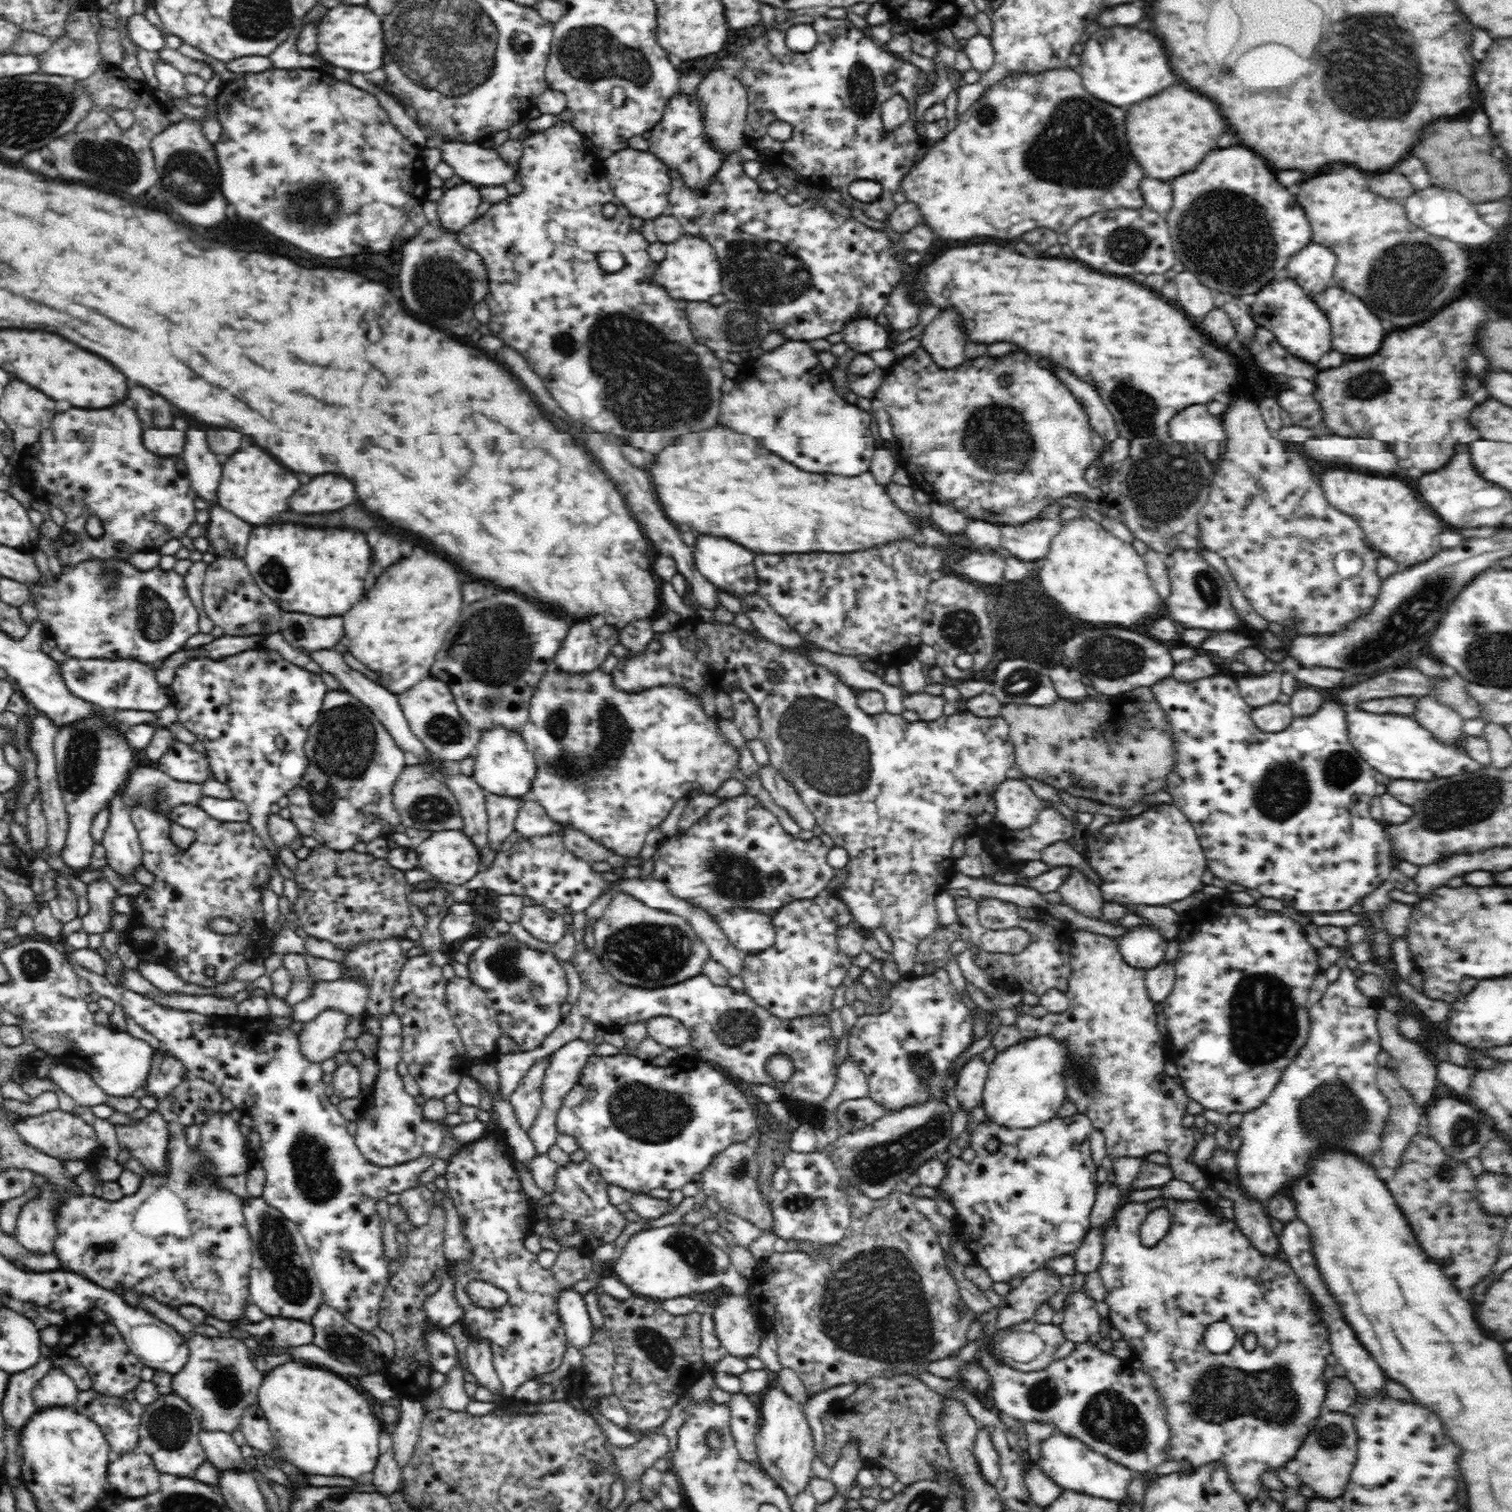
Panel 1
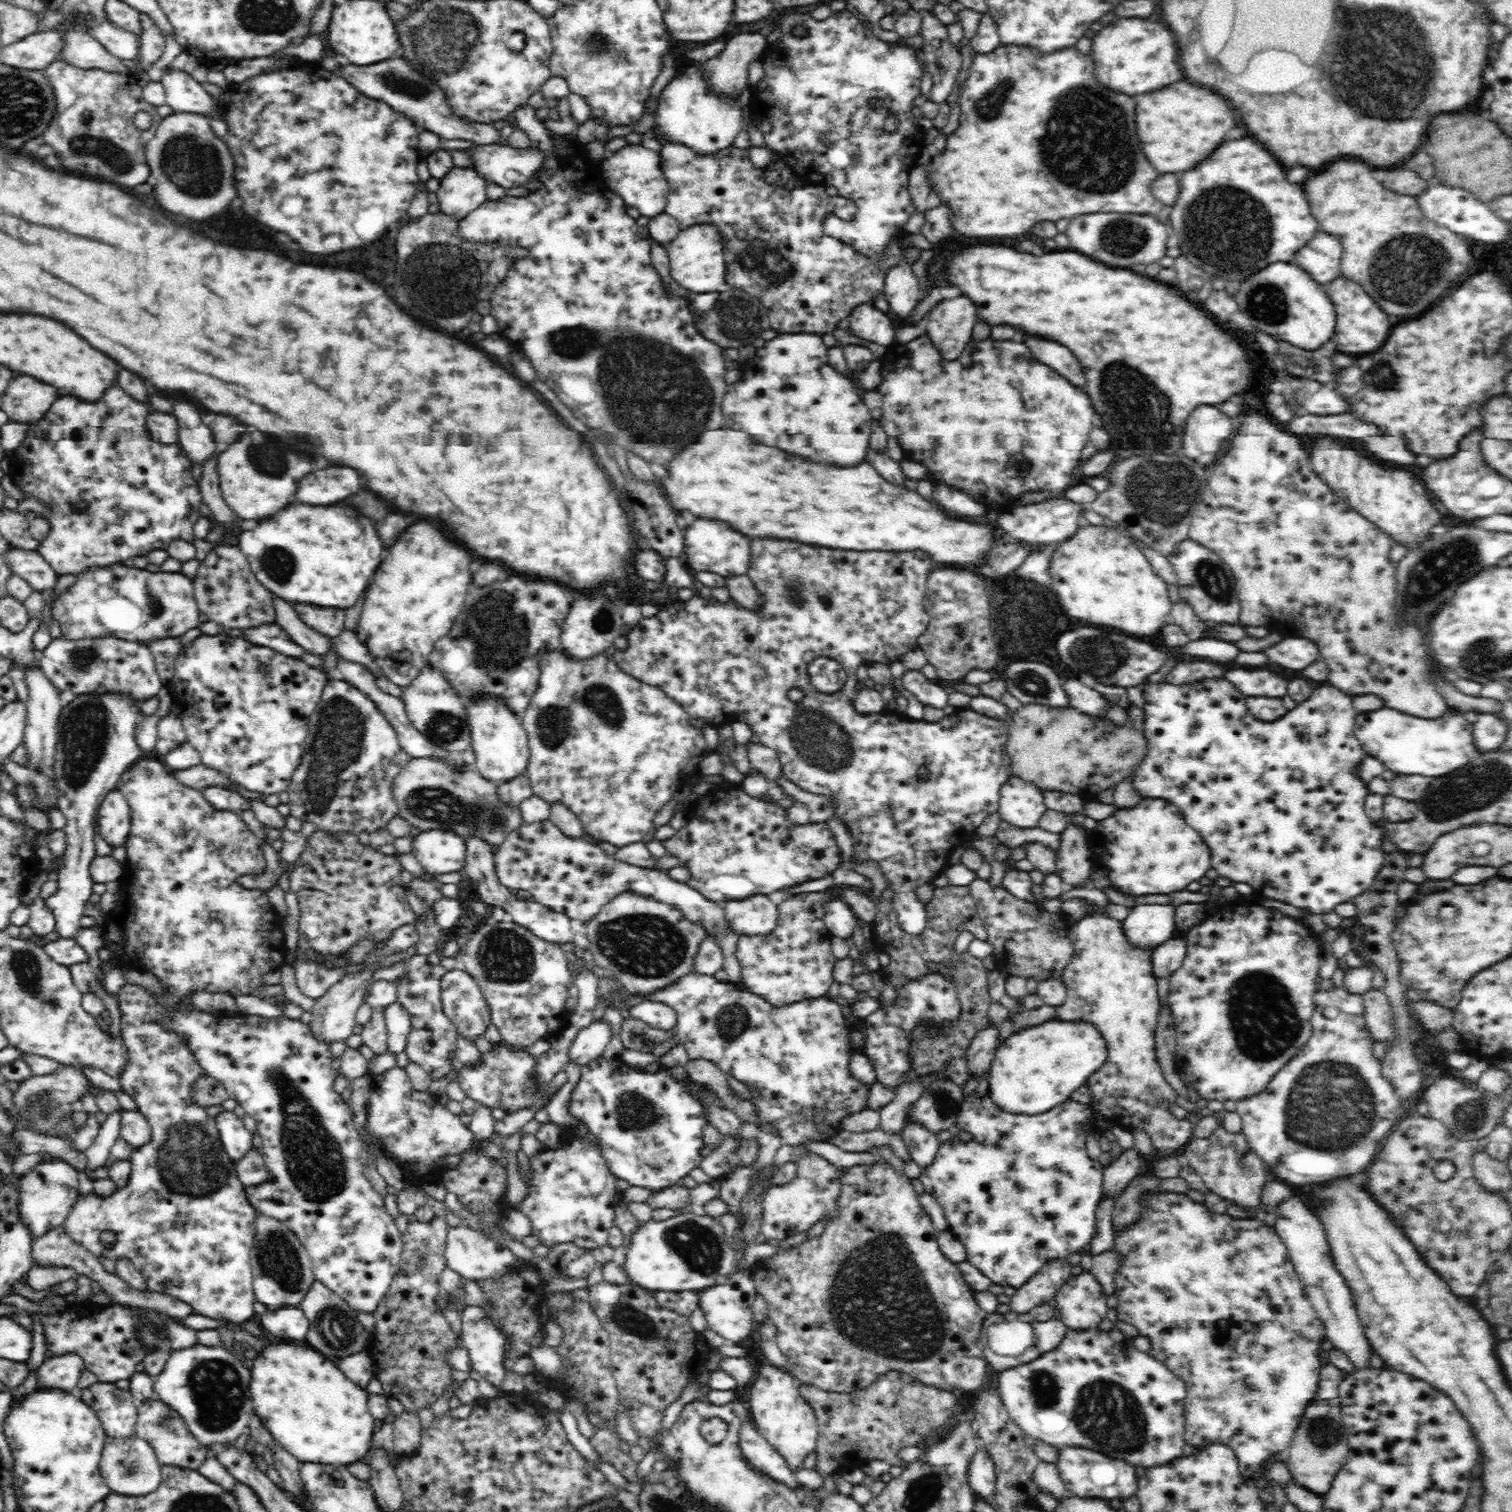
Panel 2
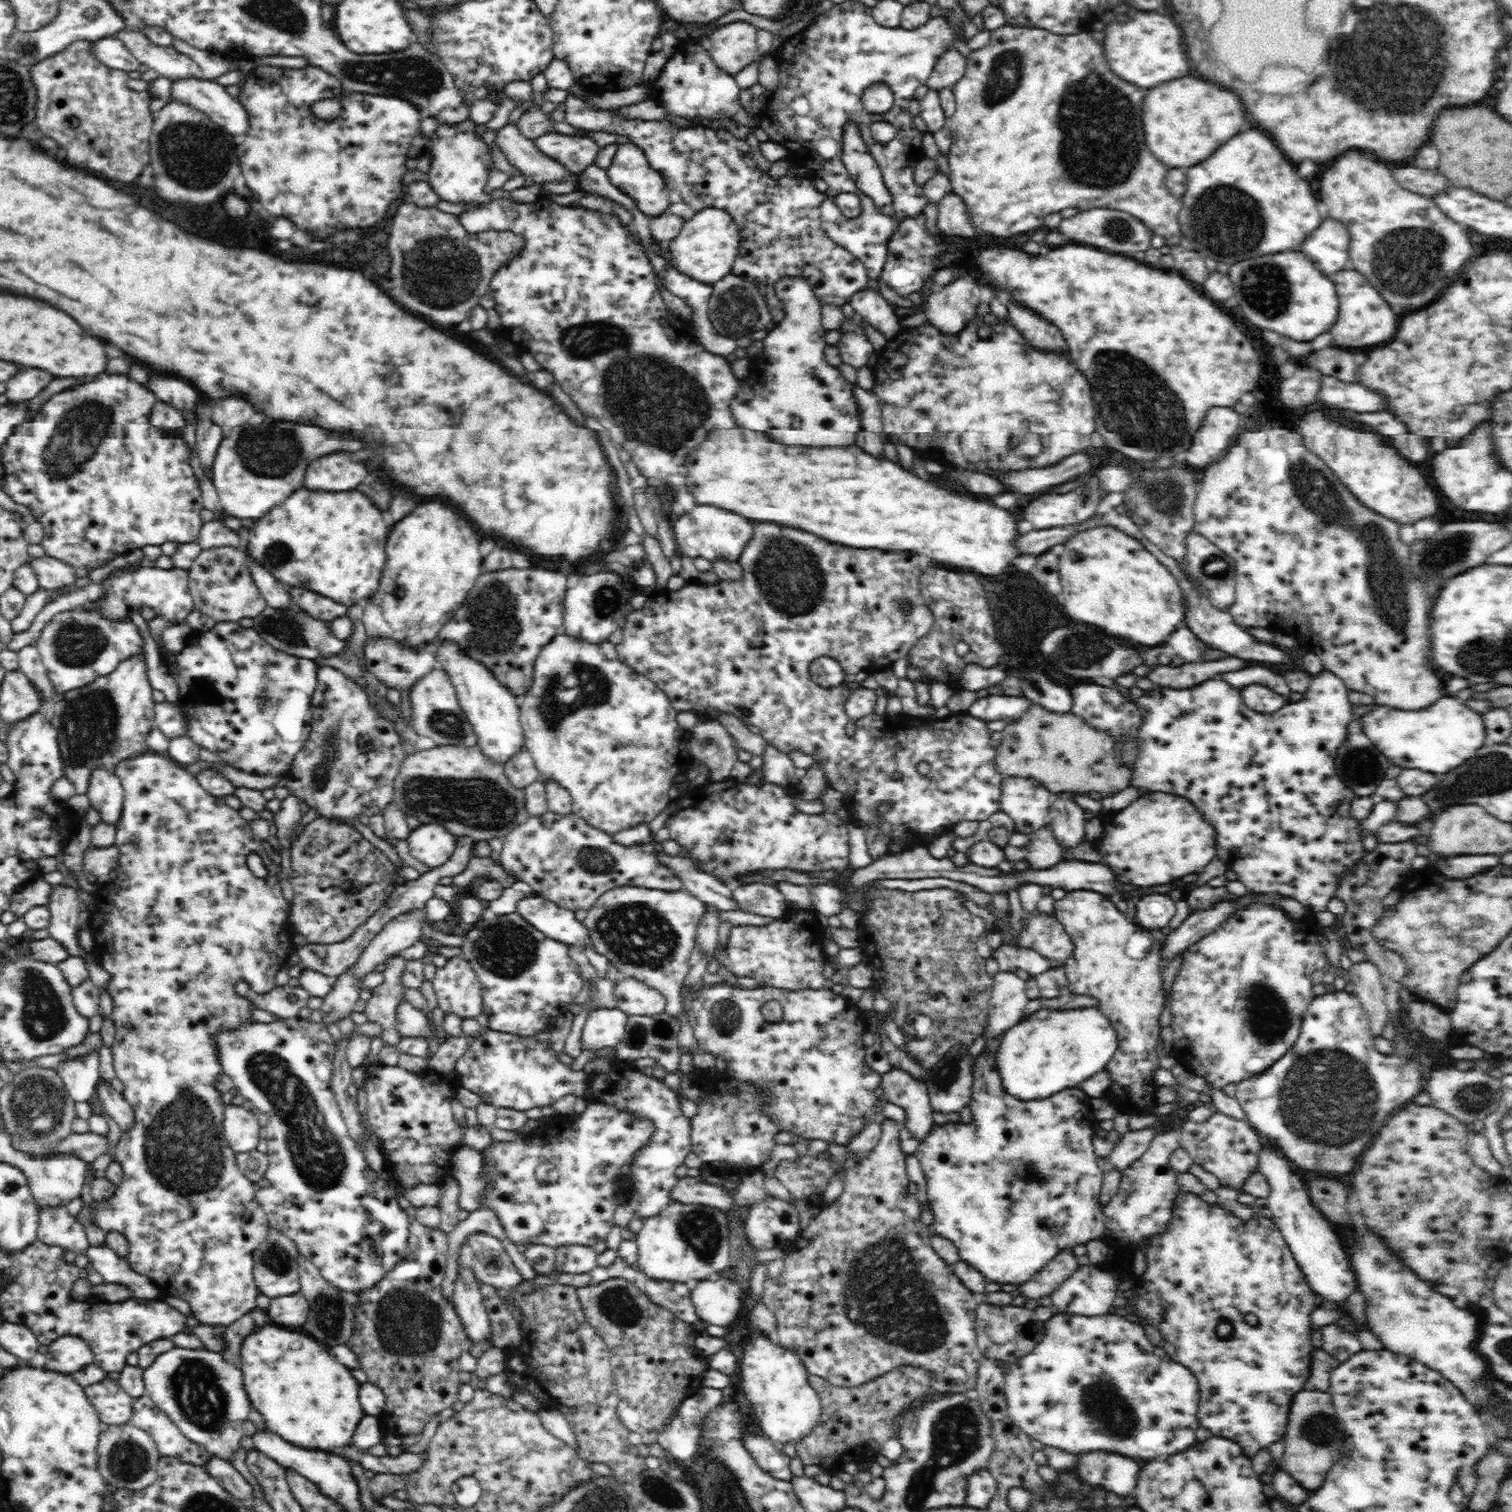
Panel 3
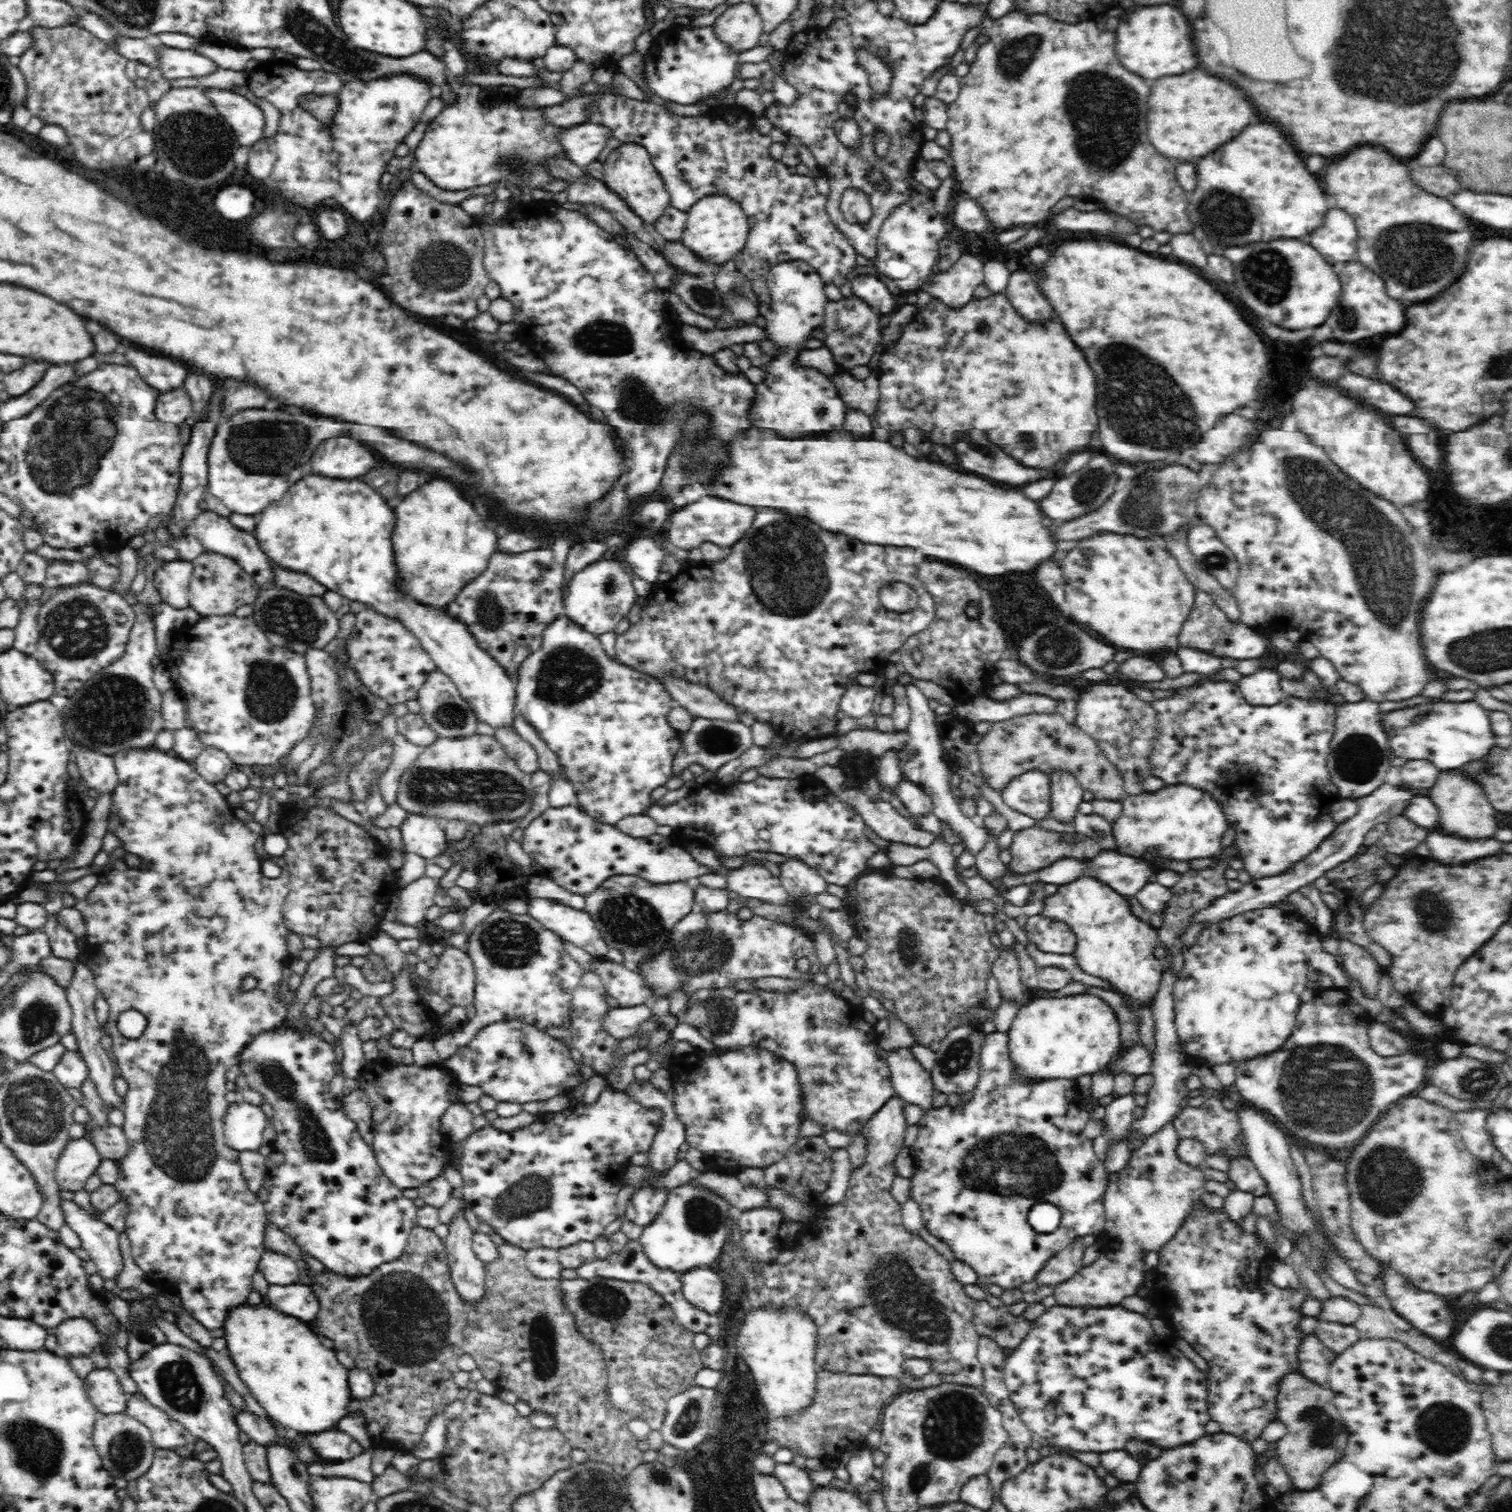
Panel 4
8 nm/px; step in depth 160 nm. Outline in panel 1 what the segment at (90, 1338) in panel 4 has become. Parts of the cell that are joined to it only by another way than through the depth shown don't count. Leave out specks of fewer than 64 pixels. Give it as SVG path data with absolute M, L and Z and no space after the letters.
M52 1367L32 1389L32 1398L38 1409L56 1405L74 1406L78 1393L74 1379L62 1368Z

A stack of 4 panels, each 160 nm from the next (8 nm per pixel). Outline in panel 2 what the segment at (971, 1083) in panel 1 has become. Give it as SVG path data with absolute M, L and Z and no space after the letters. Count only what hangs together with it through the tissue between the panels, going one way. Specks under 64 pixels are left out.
M988 1023L984 1030L978 1030L968 1048L968 1072L979 1079L984 1072L988 1072L993 1054L998 1050L1000 1032L994 1023Z

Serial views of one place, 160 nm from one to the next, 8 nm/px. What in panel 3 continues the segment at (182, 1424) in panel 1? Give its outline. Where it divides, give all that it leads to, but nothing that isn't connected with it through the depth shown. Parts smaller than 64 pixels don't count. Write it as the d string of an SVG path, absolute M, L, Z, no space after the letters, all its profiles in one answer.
M147 1394L133 1402L130 1422L152 1435L161 1455L178 1457L182 1462L195 1465L205 1465L212 1460L213 1454L186 1438L169 1416L156 1408Z

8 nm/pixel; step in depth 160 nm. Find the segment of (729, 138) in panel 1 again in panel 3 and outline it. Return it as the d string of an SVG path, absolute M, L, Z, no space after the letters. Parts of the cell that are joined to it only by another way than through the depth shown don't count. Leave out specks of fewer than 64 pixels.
M730 22L712 29L707 43L711 57L729 74L735 75L759 55L756 26L750 22Z

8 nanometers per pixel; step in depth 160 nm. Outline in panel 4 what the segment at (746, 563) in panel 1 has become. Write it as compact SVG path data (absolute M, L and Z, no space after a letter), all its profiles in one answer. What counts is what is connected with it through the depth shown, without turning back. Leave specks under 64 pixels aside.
M704 496L699 498L698 502L691 502L679 508L680 510L673 510L670 515L667 538L674 546L684 550L698 548L702 542L714 542L720 547L732 547L750 528L758 512L754 506L744 506L732 500L714 498L714 496Z

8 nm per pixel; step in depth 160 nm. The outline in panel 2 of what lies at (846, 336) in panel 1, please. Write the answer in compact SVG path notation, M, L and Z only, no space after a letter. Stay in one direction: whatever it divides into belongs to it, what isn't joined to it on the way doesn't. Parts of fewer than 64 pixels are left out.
M872 303L855 306L847 319L853 335L884 347L893 342L899 324L891 313L878 310Z

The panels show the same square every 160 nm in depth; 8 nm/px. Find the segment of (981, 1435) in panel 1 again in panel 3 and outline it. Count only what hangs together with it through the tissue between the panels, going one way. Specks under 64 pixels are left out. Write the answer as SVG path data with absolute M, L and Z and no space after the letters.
M987 1468L976 1470L967 1478L965 1506L985 1510L995 1495L997 1482Z

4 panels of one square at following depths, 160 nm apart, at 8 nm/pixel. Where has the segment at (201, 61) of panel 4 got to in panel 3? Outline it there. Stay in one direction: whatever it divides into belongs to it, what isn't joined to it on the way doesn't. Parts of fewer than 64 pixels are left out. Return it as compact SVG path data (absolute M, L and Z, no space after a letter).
M142 31L118 32L113 36L126 43L126 47L138 58L144 69L156 70L160 77L171 80L202 79L203 70L194 59L178 52L173 46L152 43Z

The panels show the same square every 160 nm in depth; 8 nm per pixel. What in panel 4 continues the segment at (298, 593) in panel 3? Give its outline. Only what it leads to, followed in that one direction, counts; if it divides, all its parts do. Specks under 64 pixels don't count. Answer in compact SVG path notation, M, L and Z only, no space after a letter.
M271 561L270 565L273 585L277 587L287 588L304 595L320 595L321 597L327 591L327 588L324 588L322 583L316 582L316 578L312 578L310 574L288 569Z

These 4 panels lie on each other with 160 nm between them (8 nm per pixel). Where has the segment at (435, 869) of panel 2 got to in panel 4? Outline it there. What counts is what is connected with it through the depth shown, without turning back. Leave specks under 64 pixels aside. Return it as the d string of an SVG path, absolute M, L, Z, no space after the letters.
M409 813L399 828L405 852L412 858L423 856L433 860L445 849L447 838L443 822L435 818Z

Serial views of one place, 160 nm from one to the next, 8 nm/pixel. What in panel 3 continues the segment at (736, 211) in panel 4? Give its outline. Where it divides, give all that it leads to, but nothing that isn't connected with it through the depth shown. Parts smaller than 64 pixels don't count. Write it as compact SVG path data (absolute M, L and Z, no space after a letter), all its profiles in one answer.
M707 206L697 210L685 221L679 235L668 241L666 245L678 270L699 282L714 284L731 273L742 241L738 221L724 207Z

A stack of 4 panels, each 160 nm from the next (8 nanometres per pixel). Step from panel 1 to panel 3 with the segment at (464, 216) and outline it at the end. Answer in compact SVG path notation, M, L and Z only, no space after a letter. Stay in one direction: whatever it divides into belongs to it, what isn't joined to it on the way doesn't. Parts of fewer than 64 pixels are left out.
M470 117L457 123L439 121L436 130L432 133L427 152L430 153L430 170L427 173L427 181L438 194L440 199L456 203L488 204L492 196L484 190L490 170L494 168L494 156L490 150L500 148L495 141L488 144L478 134L478 124Z

